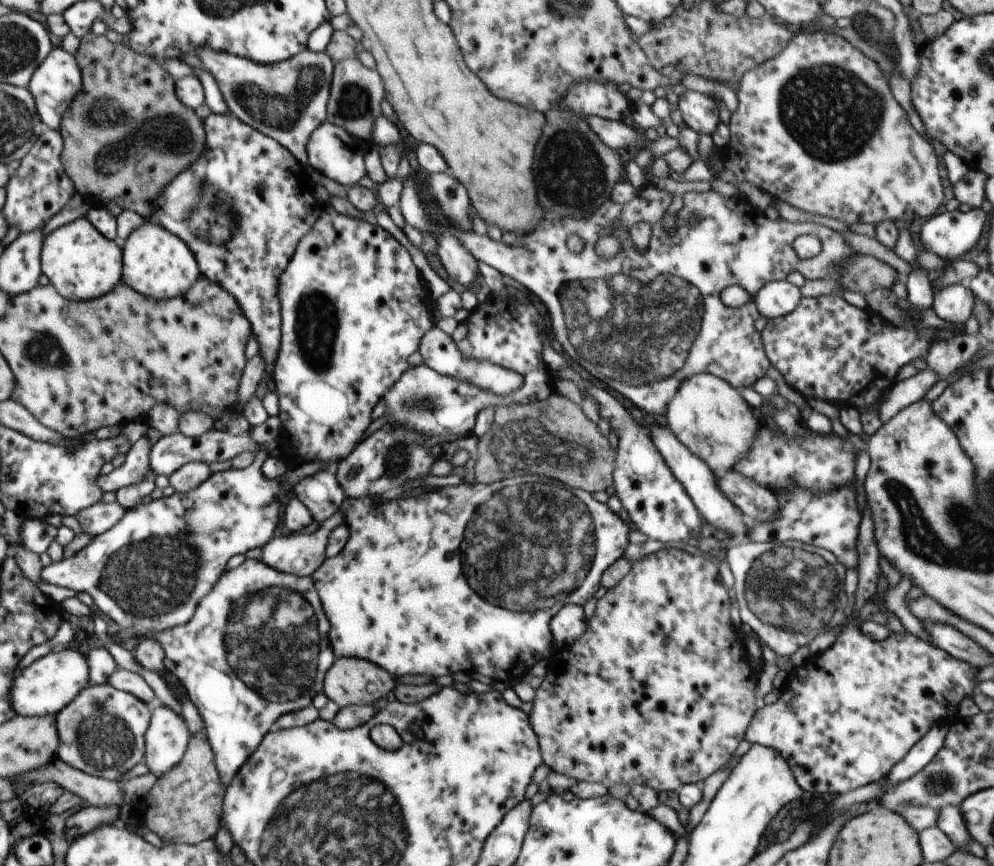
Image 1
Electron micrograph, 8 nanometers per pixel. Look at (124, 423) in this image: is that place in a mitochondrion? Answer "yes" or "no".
no

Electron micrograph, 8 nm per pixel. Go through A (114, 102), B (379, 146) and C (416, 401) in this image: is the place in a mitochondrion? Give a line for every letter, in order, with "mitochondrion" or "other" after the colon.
A: other
B: other
C: mitochondrion

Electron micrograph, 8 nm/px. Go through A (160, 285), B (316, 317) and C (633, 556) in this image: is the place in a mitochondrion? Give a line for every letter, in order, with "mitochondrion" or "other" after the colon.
A: other
B: mitochondrion
C: other

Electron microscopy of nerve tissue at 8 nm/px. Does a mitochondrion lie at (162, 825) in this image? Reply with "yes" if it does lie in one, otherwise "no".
no

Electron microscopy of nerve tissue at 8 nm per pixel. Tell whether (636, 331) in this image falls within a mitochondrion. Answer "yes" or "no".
yes

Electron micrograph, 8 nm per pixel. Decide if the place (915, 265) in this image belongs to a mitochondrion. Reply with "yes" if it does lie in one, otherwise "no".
no

